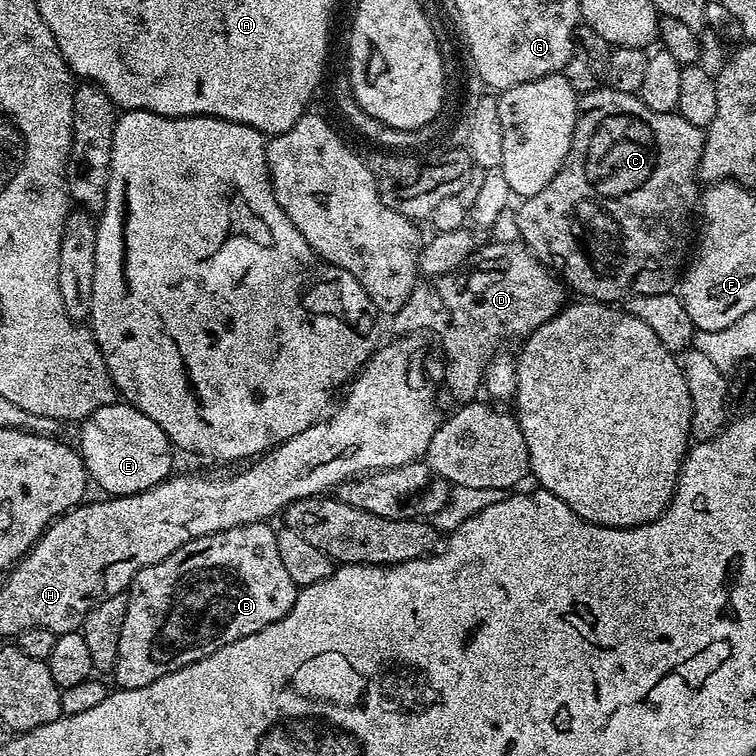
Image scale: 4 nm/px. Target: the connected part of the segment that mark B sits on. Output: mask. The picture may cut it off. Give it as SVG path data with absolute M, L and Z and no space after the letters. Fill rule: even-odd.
M268 522L243 524L230 530L206 534L186 542L162 562L138 570L126 589L128 605L122 638L118 638L118 658L114 669L116 684L121 688L141 688L158 682L182 666L190 666L226 646L278 622L294 606L297 586L282 566L278 555L277 529Z

